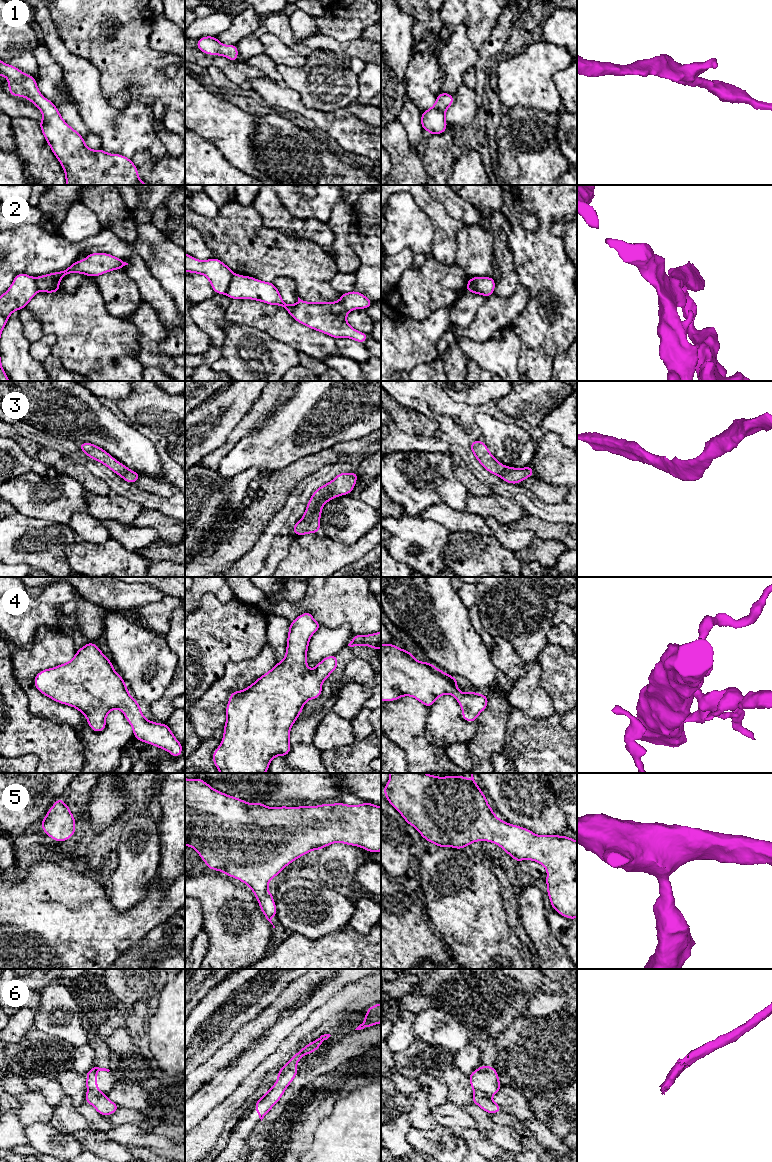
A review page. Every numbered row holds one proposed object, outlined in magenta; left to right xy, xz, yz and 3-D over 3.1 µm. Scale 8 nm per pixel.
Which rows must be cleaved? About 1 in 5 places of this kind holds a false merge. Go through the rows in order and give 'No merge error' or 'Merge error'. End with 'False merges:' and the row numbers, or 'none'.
1: No merge error
2: Merge error
3: No merge error
4: No merge error
5: No merge error
6: Merge error
False merges: 2, 6

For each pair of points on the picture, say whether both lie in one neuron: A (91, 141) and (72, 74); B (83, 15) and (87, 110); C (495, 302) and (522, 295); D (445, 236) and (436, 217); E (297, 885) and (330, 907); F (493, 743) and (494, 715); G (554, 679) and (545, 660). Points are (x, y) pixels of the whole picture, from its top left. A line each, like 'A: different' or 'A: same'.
A: different
B: different
C: same
D: same
E: same
F: same
G: same

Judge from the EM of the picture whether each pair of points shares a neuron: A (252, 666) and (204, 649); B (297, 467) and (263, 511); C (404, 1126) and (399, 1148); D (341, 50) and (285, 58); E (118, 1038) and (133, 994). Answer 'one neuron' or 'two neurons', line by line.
A: two neurons
B: one neuron
C: one neuron
D: two neurons
E: two neurons

